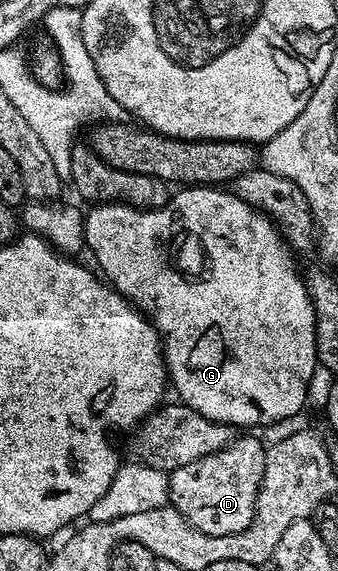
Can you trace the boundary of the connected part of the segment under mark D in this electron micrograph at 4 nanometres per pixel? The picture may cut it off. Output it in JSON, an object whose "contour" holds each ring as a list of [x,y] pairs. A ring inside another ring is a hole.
{"contour":[[[242,438],[230,443],[220,452],[210,454],[206,458],[196,460],[192,464],[184,464],[184,468],[176,468],[168,474],[168,502],[195,532],[208,536],[230,537],[232,534],[244,532],[254,519],[254,507],[258,504],[258,489],[264,476],[267,447],[261,446],[254,438]]]}

